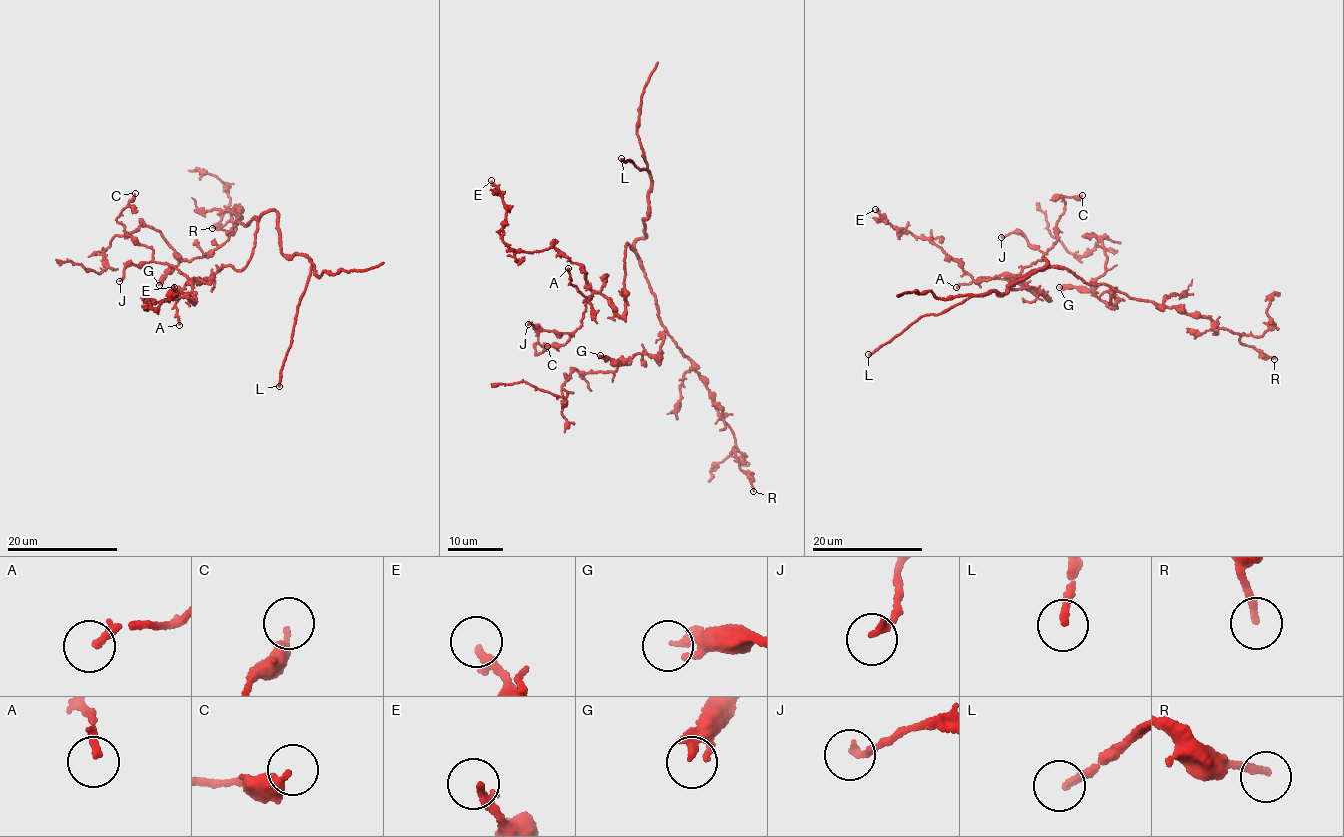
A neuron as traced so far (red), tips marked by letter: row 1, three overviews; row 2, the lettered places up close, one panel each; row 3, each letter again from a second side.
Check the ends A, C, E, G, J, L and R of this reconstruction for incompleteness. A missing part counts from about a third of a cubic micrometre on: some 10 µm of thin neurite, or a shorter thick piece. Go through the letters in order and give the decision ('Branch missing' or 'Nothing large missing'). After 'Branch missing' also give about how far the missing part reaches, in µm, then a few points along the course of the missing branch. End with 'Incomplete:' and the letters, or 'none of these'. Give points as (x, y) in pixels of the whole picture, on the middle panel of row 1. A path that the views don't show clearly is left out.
A: Branch missing. Missing length about 10 µm. Course of what is missing: (568, 268), (565, 261), (569, 231), (564, 223)
C: Nothing large missing
E: Nothing large missing
G: Nothing large missing
J: Nothing large missing
L: Branch missing. Missing length about 20 µm
R: Nothing large missing
Incomplete: A, L

